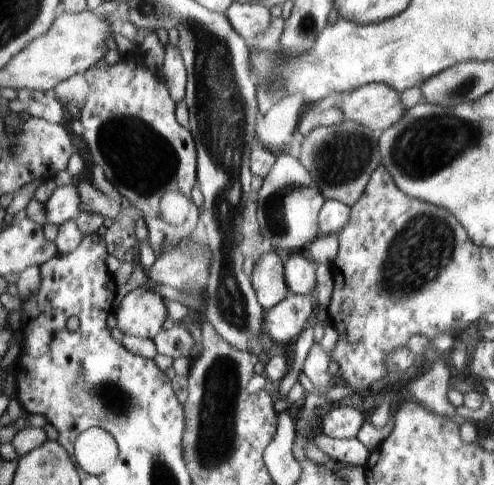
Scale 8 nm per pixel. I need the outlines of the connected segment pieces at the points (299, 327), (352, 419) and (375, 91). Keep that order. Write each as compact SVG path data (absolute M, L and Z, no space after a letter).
M288 293L276 306L265 313L264 332L273 342L294 342L311 322L314 304L308 295Z
M332 407L322 416L318 430L333 439L351 439L356 437L364 421L364 416L354 407Z
M372 82L345 93L338 108L343 112L344 120L383 132L402 119L406 112L399 96L396 89L384 83Z

